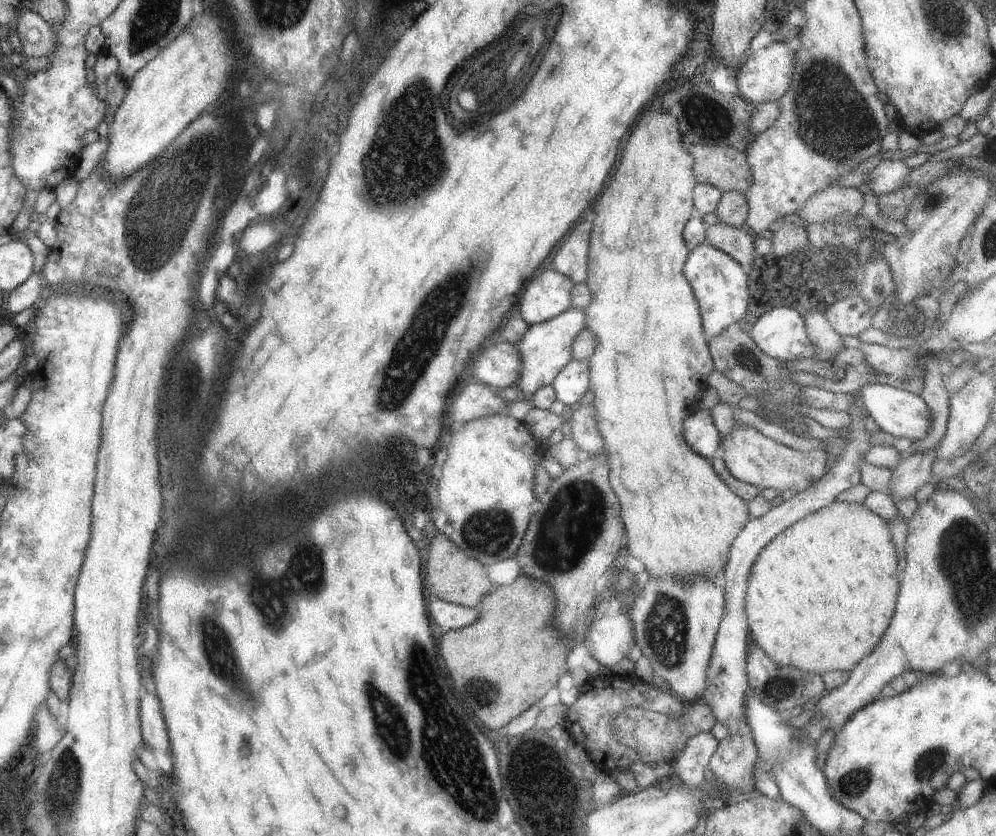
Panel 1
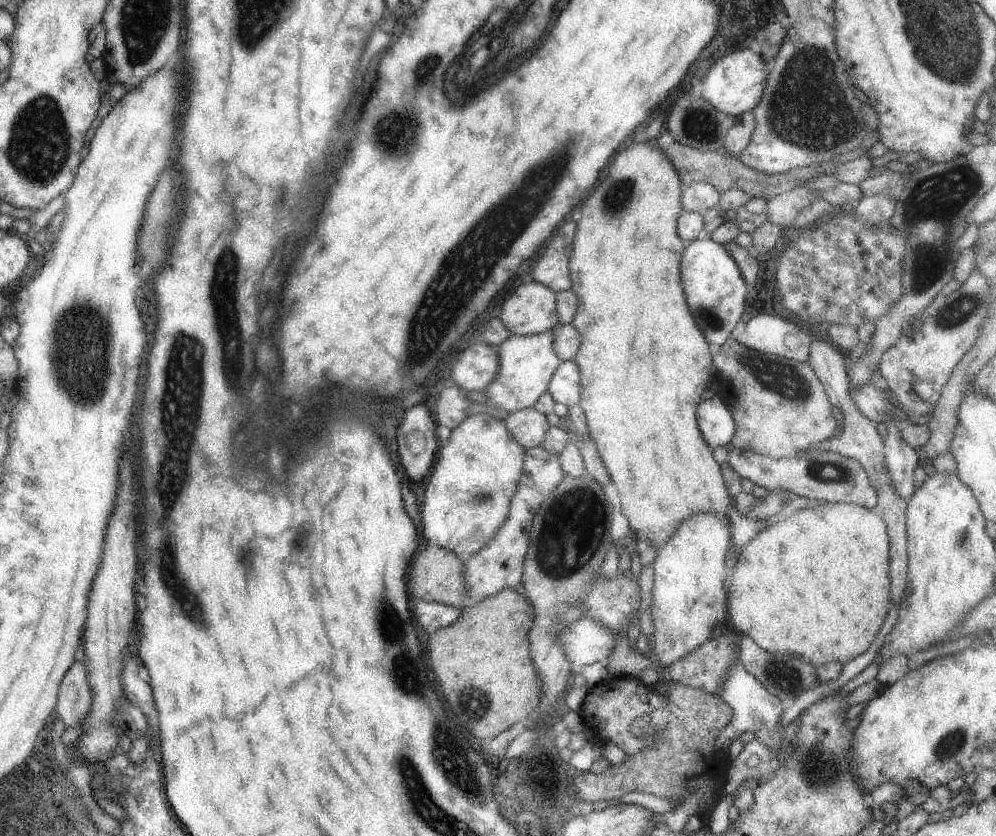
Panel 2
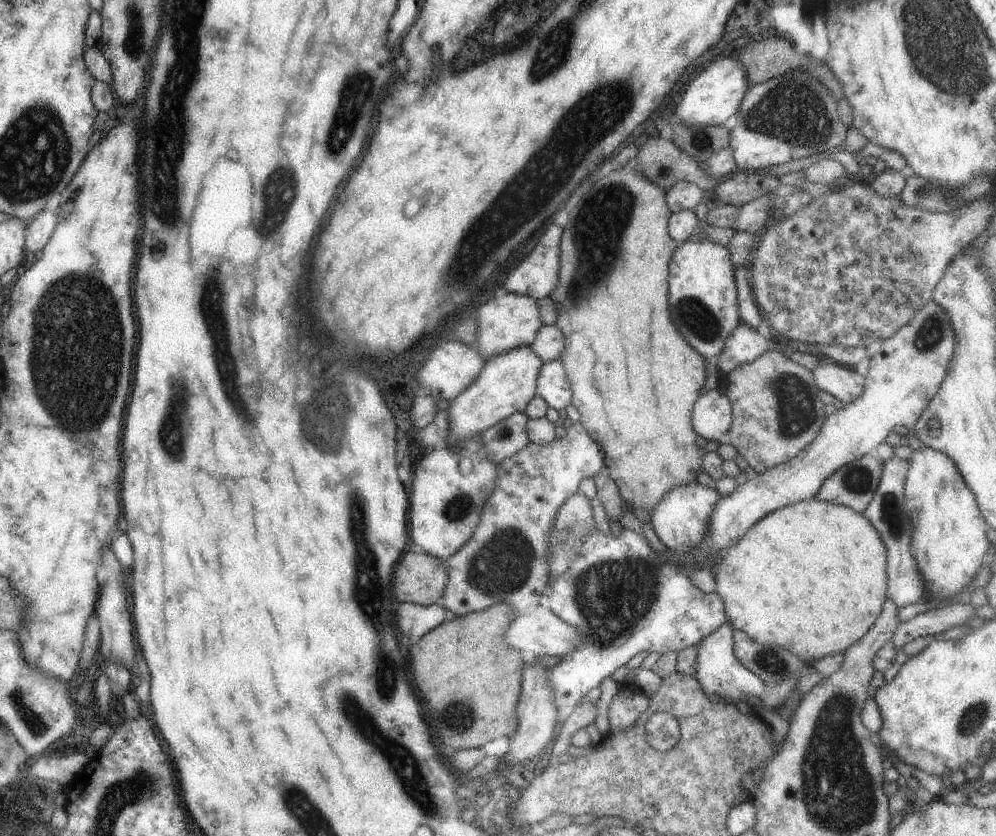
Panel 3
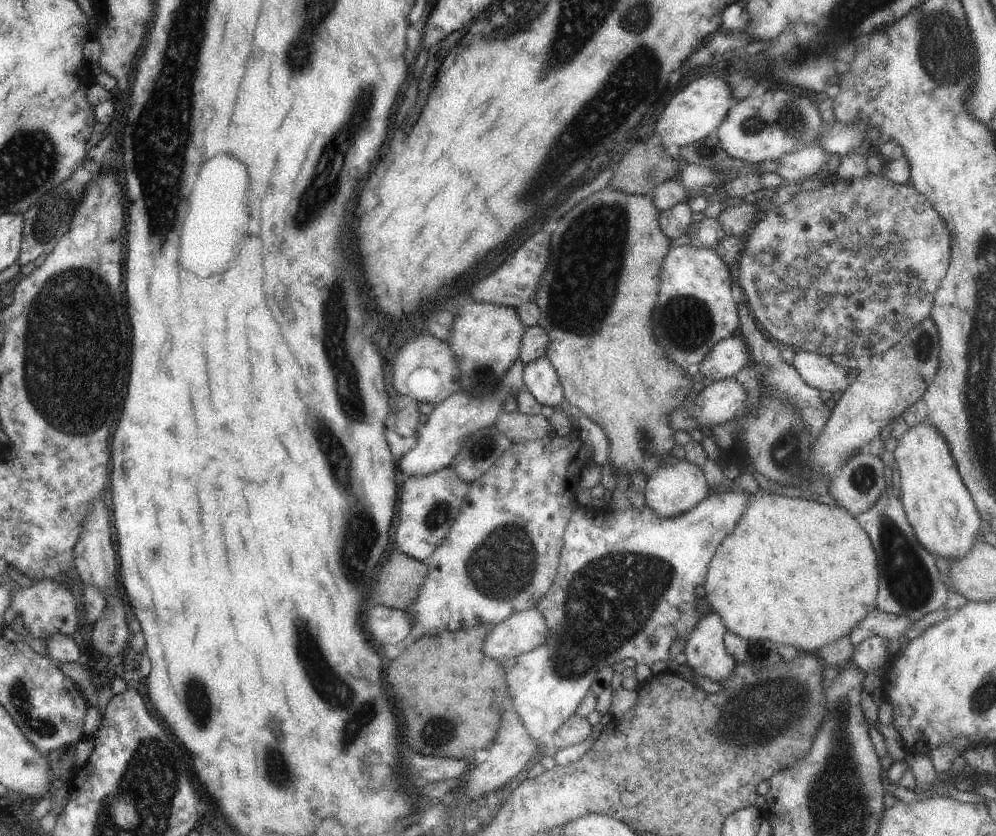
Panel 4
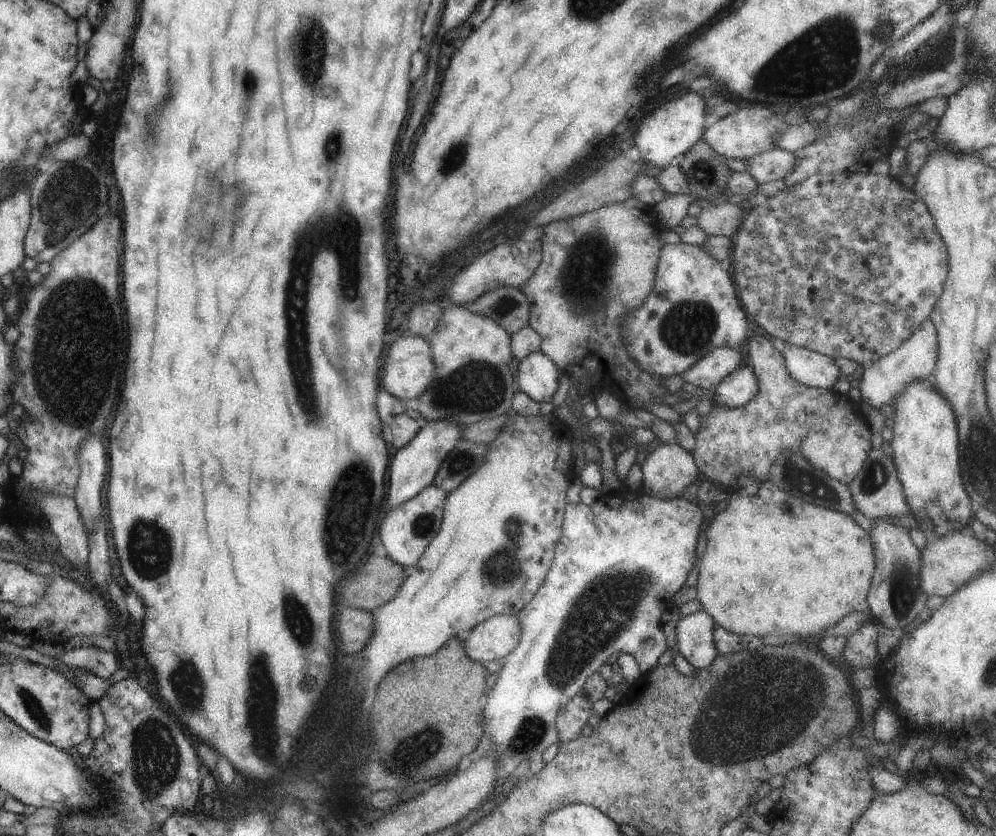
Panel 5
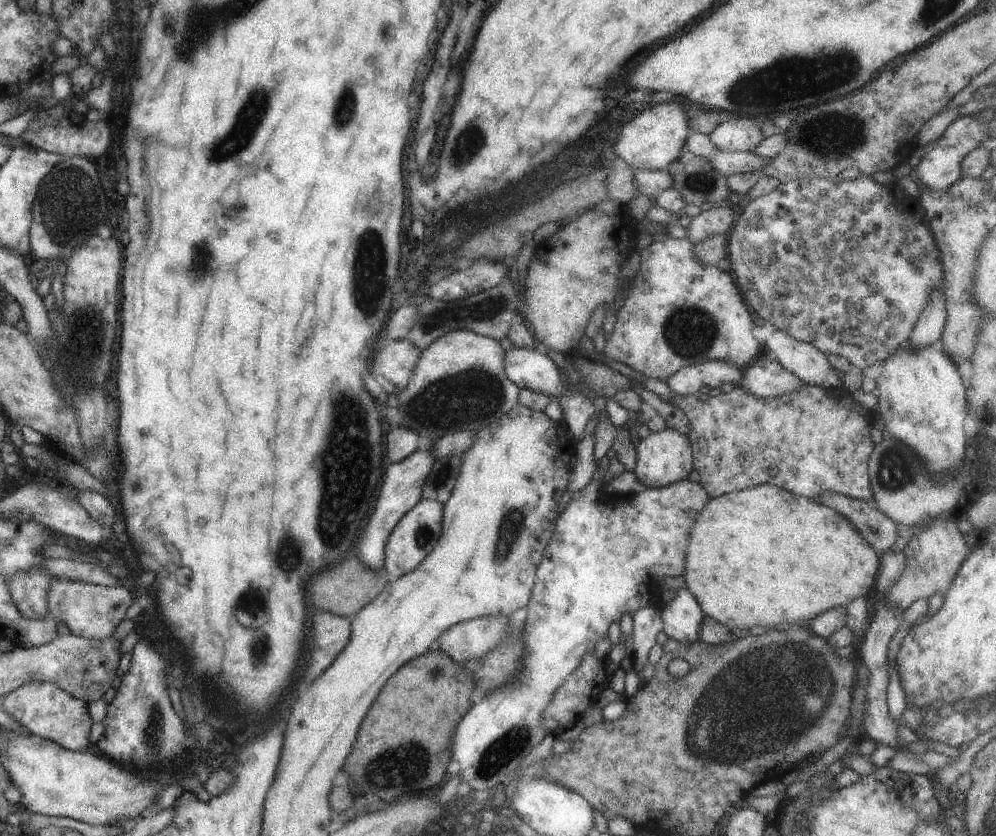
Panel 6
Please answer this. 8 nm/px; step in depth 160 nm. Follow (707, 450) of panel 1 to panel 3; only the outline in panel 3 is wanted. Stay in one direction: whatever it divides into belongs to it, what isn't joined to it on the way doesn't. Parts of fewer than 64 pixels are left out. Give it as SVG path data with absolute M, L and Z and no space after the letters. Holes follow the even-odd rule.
M715 389L699 395L691 409L695 434L705 440L718 440L730 428L732 414L729 399Z

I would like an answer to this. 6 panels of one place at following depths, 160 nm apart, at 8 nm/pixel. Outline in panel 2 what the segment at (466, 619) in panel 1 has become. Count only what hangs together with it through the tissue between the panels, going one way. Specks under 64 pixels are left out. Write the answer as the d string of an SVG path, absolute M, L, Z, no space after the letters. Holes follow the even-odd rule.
M414 599L409 601L413 622L431 634L441 627L453 624L460 617L460 609L433 601Z

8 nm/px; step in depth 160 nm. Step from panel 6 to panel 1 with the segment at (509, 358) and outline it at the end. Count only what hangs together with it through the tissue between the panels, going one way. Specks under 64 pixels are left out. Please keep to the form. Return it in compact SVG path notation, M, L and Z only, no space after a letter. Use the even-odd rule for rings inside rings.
M586 358L571 359L550 382L554 395L566 409L577 406L588 389L588 362Z

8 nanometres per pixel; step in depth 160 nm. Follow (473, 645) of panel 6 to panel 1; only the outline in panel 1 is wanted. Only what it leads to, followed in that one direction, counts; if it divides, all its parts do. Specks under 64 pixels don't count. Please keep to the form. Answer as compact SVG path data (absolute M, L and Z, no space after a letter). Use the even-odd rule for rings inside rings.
M617 614L611 618L591 619L591 628L587 630L587 638L583 643L587 654L600 665L612 667L629 654L634 645L634 634L629 634L629 618L625 614Z

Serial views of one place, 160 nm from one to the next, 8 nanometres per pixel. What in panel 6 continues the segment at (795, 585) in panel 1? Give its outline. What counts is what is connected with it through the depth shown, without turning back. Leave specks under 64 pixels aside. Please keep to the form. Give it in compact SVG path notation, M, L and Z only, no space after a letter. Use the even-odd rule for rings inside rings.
M759 484L759 486L753 486L753 488L741 489L739 492L728 492L708 499L693 521L685 550L682 576L687 585L687 590L693 595L705 617L710 617L719 624L724 624L729 630L731 628L749 630L752 626L773 628L779 622L789 622L789 624L799 624L799 626L806 627L811 618L819 616L822 612L835 607L844 607L854 598L868 597L879 564L879 555L863 537L859 536L859 532L845 520L842 514L835 512L828 506L815 504L815 502L811 502L803 496L793 496L793 494L789 494L789 492L785 492L777 486L771 486L771 484Z

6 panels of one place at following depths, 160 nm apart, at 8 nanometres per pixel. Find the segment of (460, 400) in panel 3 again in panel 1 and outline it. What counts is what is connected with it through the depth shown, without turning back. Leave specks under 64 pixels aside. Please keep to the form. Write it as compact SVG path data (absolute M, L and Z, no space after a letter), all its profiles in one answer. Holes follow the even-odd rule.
M570 306L549 320L529 325L529 328L522 334L522 338L514 342L513 345L517 347L521 359L521 372L513 385L517 385L517 388L522 390L525 400L529 400L538 388L549 384L572 359L571 343L581 329L585 329L586 316L582 310Z

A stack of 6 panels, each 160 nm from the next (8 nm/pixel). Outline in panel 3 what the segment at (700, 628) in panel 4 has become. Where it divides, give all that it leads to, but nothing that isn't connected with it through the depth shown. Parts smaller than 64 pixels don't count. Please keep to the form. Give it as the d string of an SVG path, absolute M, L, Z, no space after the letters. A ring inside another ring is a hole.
M725 622L709 636L702 638L695 644L696 665L694 677L706 696L716 694L724 698L721 702L736 705L737 702L743 702L741 700L744 696L762 698L767 691L767 686L756 674L753 674L736 659L732 649L734 641L732 629L730 624Z

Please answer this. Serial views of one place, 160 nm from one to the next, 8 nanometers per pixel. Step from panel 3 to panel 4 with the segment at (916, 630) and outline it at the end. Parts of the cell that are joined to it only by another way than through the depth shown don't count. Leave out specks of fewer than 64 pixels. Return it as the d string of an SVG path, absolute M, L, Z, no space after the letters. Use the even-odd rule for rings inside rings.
M875 607L852 628L846 637L853 646L872 636L882 638L885 641L896 641L911 624L913 621L905 615L885 614Z

